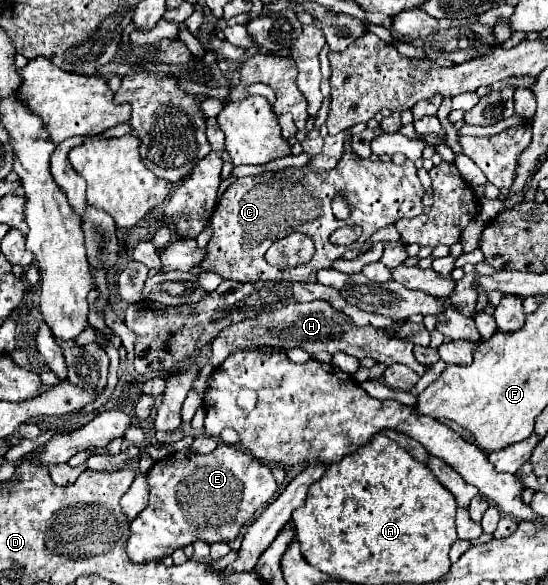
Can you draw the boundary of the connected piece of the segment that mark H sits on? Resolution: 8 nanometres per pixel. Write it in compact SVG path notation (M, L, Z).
M314 300L310 304L296 304L296 306L284 306L280 310L272 310L268 314L262 314L258 318L252 320L244 320L238 322L226 330L222 330L216 340L212 342L212 358L210 364L212 366L220 366L220 362L224 362L226 356L230 356L236 350L256 350L256 348L278 348L278 350L290 350L290 348L302 348L310 354L318 354L318 352L328 352L328 354L336 354L336 352L344 352L356 358L364 358L370 356L376 362L384 362L384 364L406 364L408 368L412 368L414 372L418 372L418 376L422 376L426 372L426 366L418 364L412 348L414 344L408 342L408 338L400 338L398 330L404 322L394 322L388 328L376 330L376 328L360 328L356 326L344 312L332 308L330 302L324 300Z

